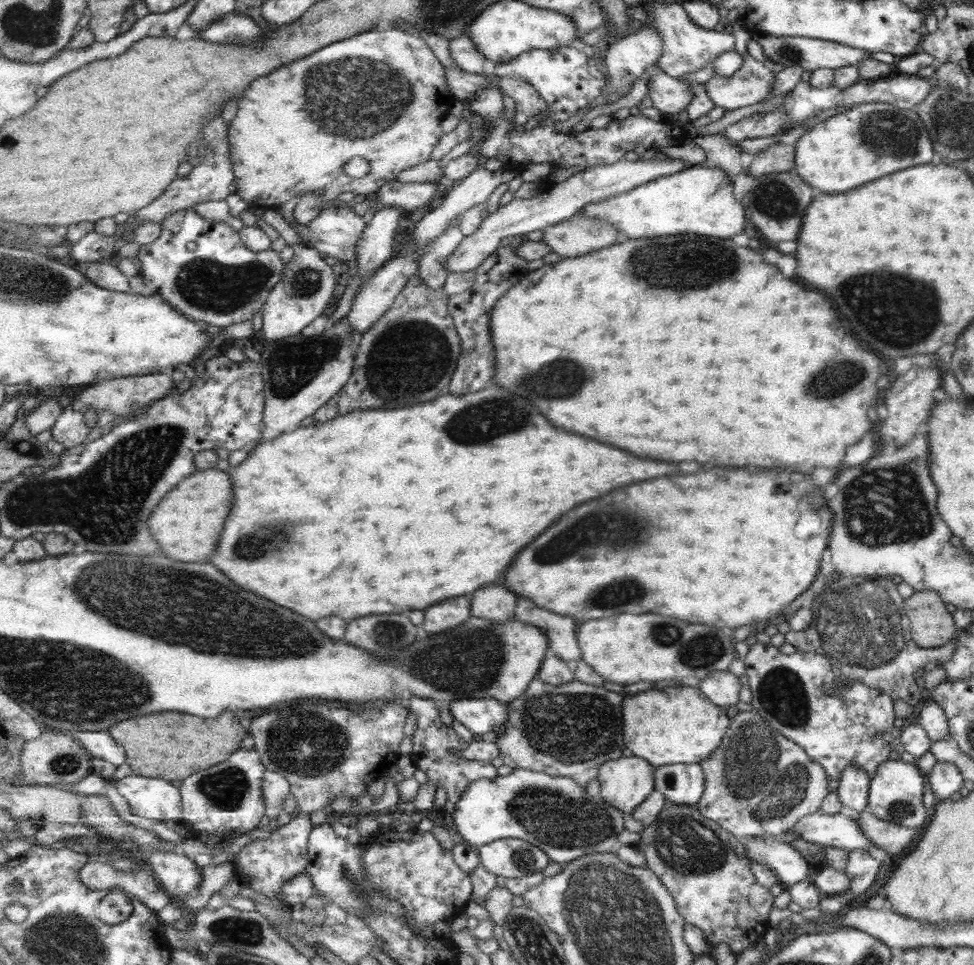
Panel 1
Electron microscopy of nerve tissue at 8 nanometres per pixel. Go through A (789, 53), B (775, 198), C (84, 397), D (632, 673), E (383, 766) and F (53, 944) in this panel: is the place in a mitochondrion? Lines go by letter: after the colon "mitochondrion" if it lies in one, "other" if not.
A: mitochondrion
B: mitochondrion
C: other
D: other
E: other
F: mitochondrion

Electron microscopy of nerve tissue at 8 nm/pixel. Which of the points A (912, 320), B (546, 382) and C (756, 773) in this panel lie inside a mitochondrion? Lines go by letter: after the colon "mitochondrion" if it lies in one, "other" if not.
A: mitochondrion
B: mitochondrion
C: mitochondrion

